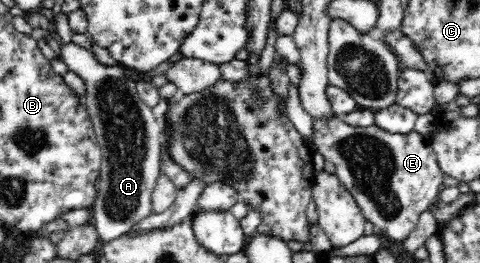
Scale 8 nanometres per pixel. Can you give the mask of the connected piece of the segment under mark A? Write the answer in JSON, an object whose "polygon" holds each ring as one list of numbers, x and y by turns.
{"polygon":[[72,41,61,45,60,59,70,71,77,73,86,85,85,108,102,151,97,199,92,205,92,222,104,241,127,233,134,224,153,213,152,195,160,177,163,159,164,135,152,108,142,100,135,82,128,78,123,65,109,66,98,62,92,50,86,50]]}

